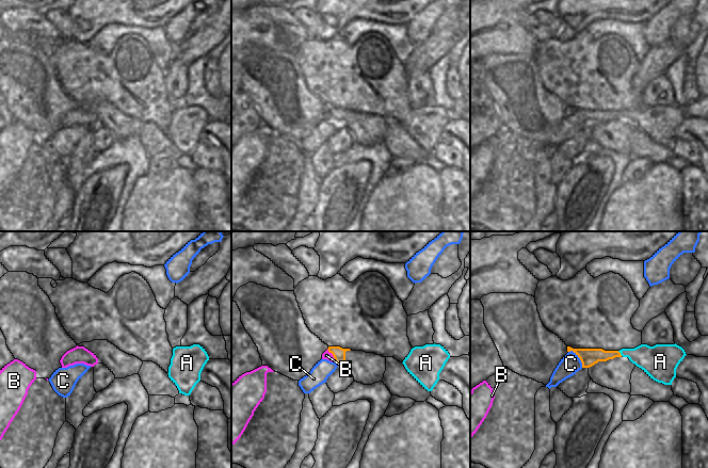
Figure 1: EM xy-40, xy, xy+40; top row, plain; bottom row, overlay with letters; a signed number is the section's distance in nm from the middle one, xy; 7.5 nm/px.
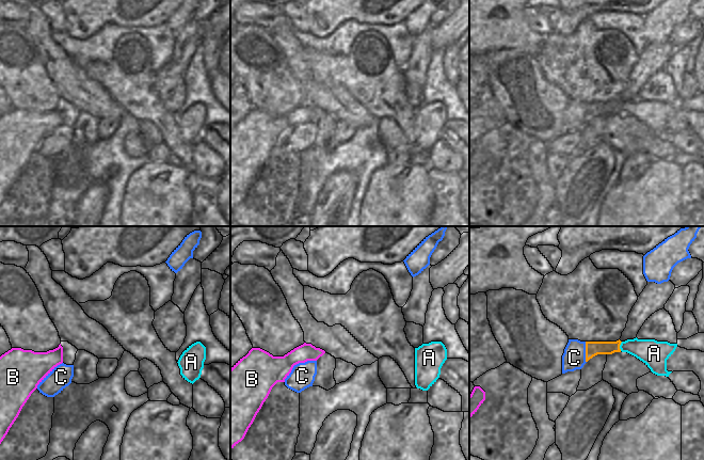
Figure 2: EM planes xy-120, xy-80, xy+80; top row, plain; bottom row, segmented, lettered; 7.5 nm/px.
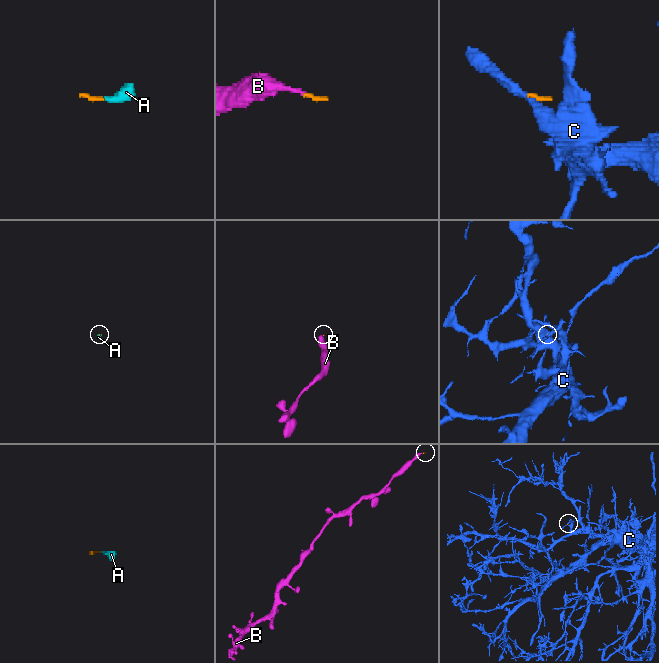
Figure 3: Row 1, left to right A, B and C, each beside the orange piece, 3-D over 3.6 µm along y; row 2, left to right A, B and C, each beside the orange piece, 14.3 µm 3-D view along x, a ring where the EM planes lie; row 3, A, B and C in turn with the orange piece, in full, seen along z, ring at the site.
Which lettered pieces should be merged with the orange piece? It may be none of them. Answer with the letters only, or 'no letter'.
A, B.

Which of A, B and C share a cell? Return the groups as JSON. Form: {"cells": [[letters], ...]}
{"cells": [["A", "B"], ["C"]]}

